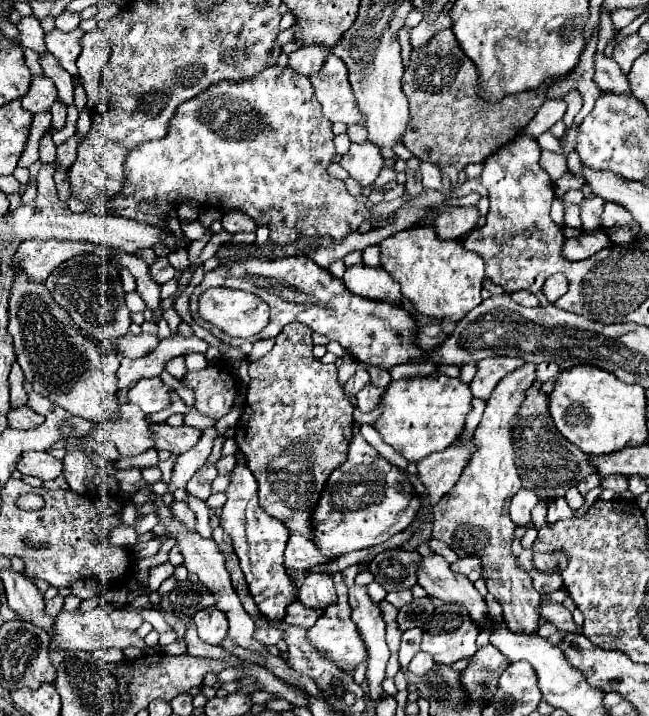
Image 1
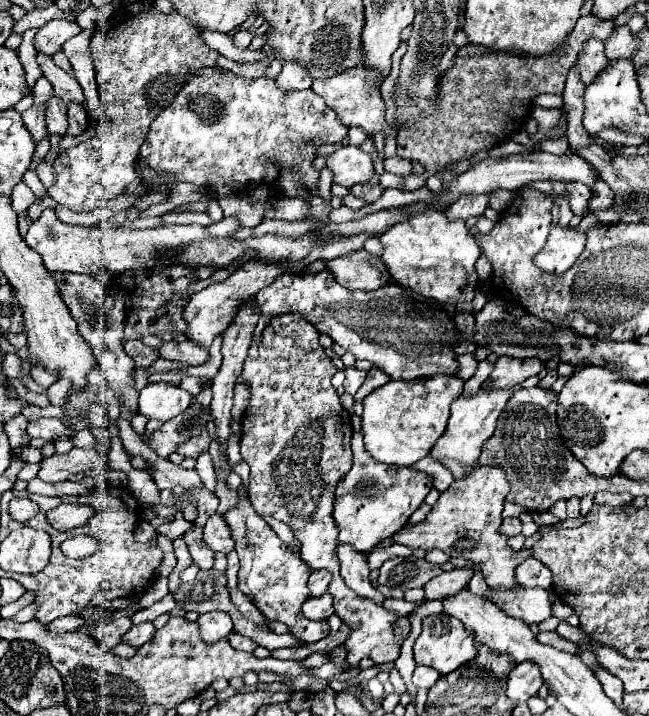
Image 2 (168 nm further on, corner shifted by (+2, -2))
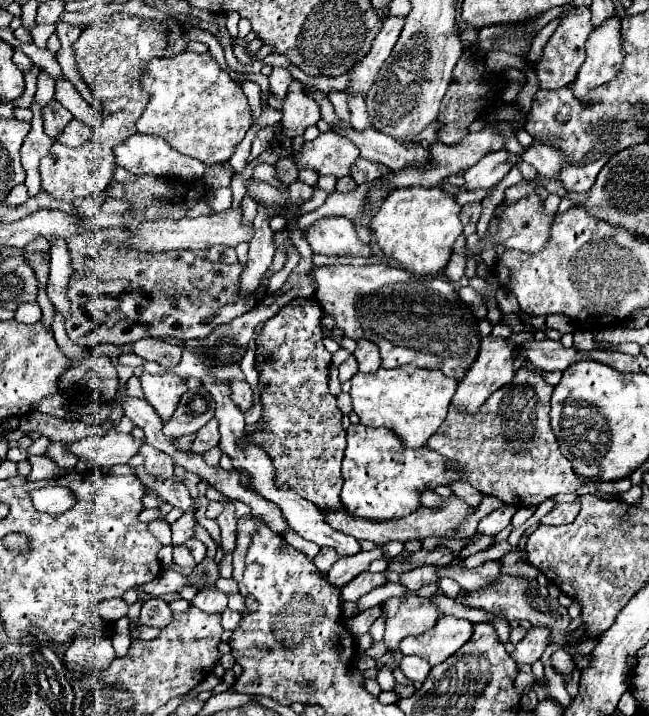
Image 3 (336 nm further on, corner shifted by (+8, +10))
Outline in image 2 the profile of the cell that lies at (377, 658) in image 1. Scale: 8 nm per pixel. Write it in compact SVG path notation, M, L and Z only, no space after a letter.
M338 546L336 554L340 558L340 574L346 582L346 586L350 590L356 590L358 596L364 596L364 598L374 600L376 604L382 604L384 596L376 588L372 588L372 584L368 580L370 568L368 568L366 556L352 550L350 546Z

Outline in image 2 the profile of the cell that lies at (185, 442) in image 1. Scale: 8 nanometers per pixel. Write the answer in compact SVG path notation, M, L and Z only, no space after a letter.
M204 430L200 436L192 436L192 440L186 440L184 444L180 444L180 448L176 450L178 454L182 456L192 456L192 458L198 458L202 452L206 452L210 446L210 436L208 432Z

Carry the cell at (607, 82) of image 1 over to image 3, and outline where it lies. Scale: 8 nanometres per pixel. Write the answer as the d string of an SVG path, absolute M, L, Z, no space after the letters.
M574 6L566 16L562 16L558 28L550 36L548 44L544 46L542 58L536 64L536 78L538 78L542 90L556 90L556 88L562 88L574 80L576 70L586 60L584 44L586 44L586 38L592 30L594 28L590 24L590 10L586 6Z

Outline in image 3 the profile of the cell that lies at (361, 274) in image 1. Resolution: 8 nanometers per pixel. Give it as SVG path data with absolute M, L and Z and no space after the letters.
M330 216L316 220L306 230L306 240L312 246L314 254L326 254L326 256L360 256L368 258L372 256L372 250L368 244L360 242L354 230L354 224L346 220L344 216Z

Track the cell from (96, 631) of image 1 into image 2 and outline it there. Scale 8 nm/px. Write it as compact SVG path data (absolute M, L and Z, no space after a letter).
M150 622L140 624L140 626L132 626L130 632L124 634L124 640L122 642L128 644L128 646L132 646L132 648L140 648L142 644L146 644L146 642L152 640L154 632L156 632L156 628Z

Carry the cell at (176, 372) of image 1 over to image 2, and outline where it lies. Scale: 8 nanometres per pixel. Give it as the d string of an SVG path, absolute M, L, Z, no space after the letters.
M184 376L180 380L180 388L184 388L186 392L190 392L194 396L200 392L200 384L202 384L202 378L196 378L196 376Z

